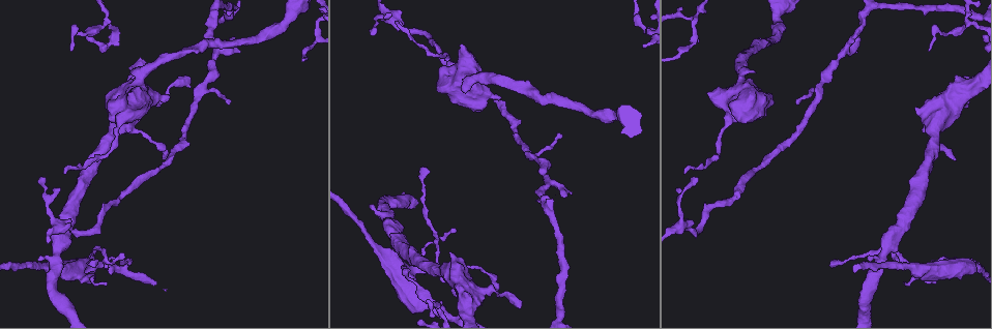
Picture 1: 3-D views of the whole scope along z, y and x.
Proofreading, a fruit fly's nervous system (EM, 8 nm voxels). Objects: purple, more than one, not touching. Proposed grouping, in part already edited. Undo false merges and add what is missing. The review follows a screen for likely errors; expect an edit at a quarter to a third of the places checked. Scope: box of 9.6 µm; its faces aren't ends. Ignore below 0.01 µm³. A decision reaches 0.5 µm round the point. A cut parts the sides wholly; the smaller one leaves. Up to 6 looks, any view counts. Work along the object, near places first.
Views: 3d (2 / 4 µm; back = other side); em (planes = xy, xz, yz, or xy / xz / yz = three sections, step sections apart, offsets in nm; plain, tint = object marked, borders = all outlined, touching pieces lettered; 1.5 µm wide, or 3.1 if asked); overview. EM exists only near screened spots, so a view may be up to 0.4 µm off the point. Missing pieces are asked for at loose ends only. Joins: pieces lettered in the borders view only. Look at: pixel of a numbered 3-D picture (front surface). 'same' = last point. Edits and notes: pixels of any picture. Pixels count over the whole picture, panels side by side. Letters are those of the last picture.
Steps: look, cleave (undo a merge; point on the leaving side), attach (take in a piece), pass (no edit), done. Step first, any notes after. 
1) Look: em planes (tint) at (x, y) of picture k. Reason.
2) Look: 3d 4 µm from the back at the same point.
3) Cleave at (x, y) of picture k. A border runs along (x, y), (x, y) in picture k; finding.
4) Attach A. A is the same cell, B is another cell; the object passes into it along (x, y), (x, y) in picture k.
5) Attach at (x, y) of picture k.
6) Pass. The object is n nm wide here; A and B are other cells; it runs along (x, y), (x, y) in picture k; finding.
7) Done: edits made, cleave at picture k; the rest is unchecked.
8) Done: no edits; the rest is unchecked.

Look: em planes (borders) at (390, 13) of picture 1. Tapers out.

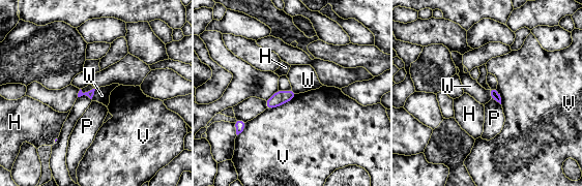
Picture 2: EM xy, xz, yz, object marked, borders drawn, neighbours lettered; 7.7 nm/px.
Pass. H, P, V and W are other cells; a border runs along (95, 89), (91, 98) in picture 2; none of them fits.

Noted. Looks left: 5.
Look: em planes (borders) at (706, 93) of picture 1. An open end.

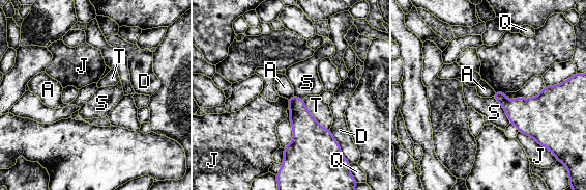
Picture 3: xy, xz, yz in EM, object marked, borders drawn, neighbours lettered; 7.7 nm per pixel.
Pass. A, D, J, Q, S and T are other cells; a border runs along (293, 94), (287, 99) in picture 3; none of them fits.

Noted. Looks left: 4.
Look: 3d 4 µm at (488, 273) of picture 1. A narrow waist.

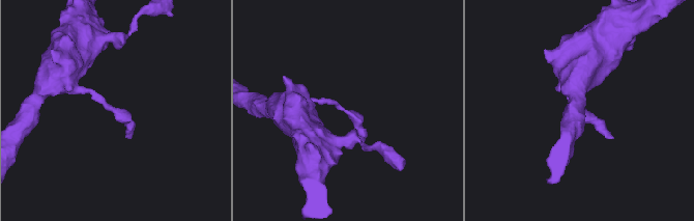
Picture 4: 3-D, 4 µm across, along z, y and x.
Look: em planes (borders) at (346, 112) of picture 4. Need the tissue.

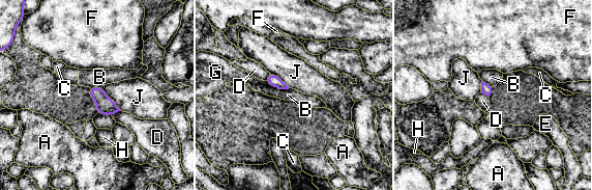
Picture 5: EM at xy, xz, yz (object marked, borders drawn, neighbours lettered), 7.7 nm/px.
Pass. A, B, C, D, E, F, G, H and J are other cells; a border runs along (120, 110), (112, 115) in picture 5; one neuron here.

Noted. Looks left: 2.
Done: no edits; the rest is unchecked.

